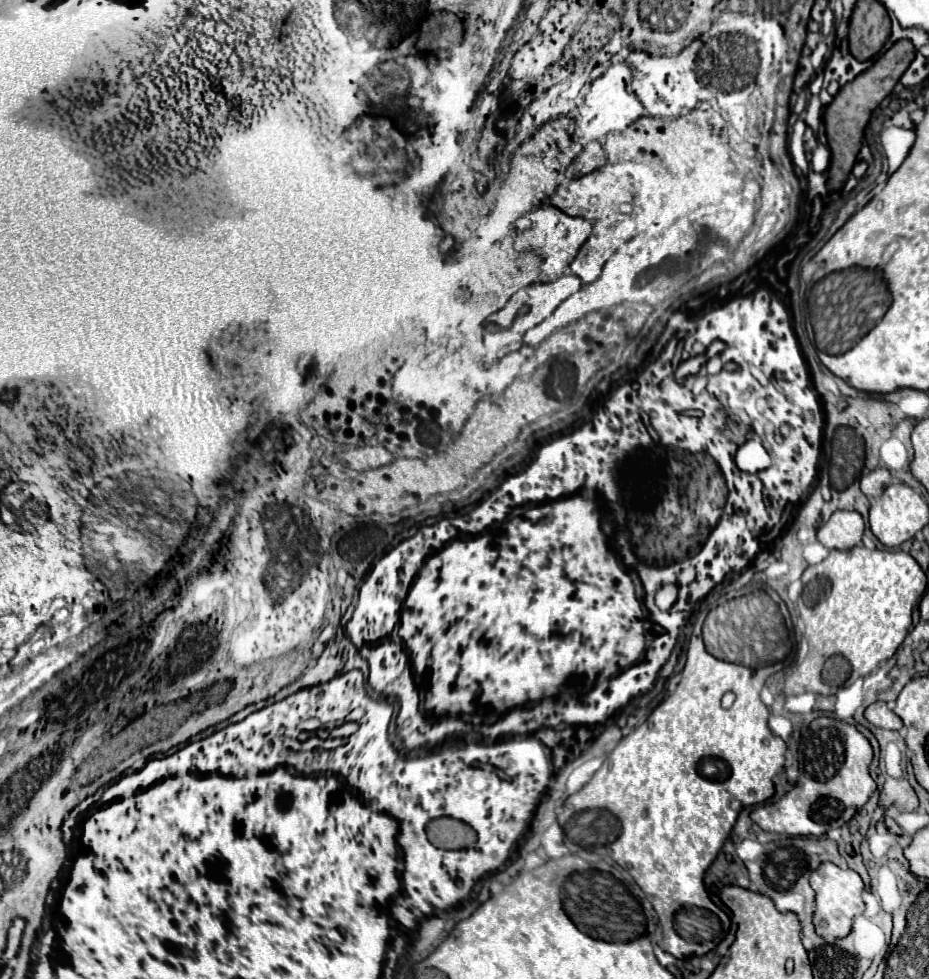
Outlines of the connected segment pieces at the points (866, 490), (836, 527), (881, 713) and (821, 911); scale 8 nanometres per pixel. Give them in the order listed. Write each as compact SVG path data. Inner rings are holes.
M882 467L870 471L868 475L864 475L860 479L862 493L868 495L868 497L878 497L890 483L892 483L892 475L890 475L888 469L882 469Z
M836 511L836 517L830 517L820 529L818 529L818 541L828 549L852 549L860 543L864 533L864 519L858 511Z
M876 701L872 703L868 709L866 709L866 719L876 725L876 727L882 727L882 729L900 729L904 723L902 719L888 709L886 701Z
M826 861L816 871L812 871L810 885L816 891L816 911L814 911L816 933L822 935L826 943L833 945L837 939L842 939L850 933L852 919L864 911L862 877L852 869L840 869L838 865Z

